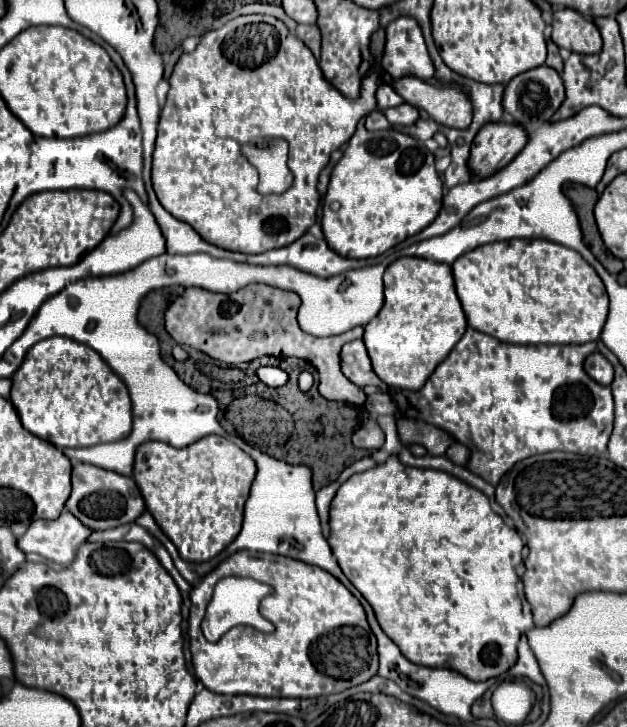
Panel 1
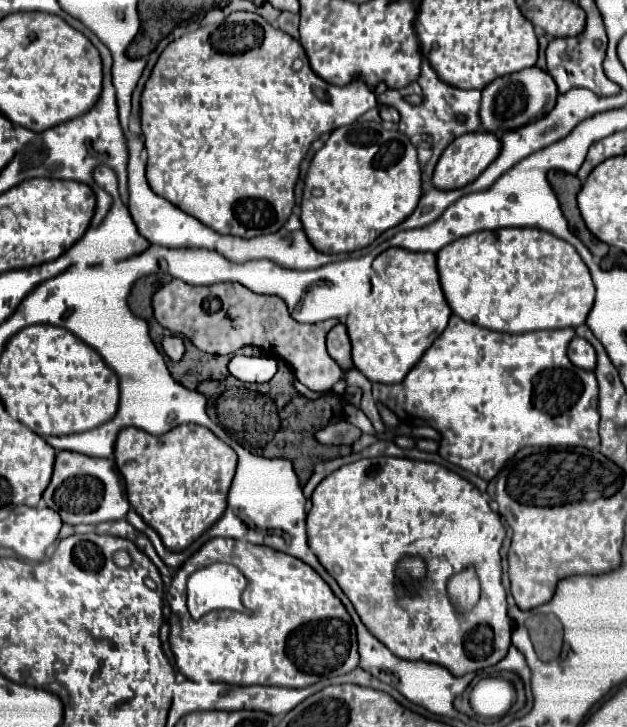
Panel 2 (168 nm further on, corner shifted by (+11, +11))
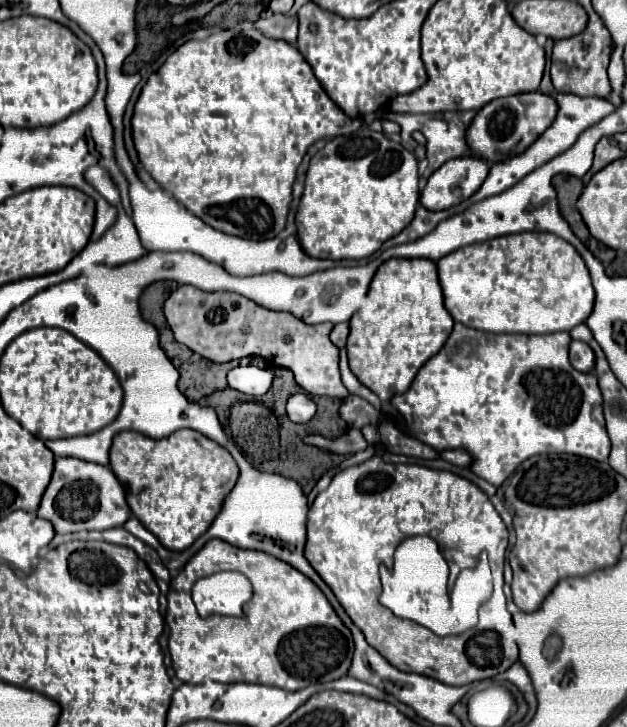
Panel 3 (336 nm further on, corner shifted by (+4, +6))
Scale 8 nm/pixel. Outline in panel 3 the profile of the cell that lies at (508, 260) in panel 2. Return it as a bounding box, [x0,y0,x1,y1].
[437,232,595,334]

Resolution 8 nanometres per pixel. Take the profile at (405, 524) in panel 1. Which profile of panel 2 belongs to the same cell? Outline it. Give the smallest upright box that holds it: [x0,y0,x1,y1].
[308,457,510,675]

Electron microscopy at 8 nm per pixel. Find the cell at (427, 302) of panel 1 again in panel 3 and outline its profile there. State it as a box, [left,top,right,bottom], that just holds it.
[349,258,453,412]

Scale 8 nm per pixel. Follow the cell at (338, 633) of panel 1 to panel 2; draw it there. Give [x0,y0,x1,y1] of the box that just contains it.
[168,539,360,687]

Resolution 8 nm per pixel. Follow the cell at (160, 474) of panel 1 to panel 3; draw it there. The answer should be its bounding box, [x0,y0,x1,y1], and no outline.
[109,430,239,550]

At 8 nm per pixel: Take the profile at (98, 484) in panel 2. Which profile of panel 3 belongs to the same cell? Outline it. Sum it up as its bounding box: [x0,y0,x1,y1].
[37,456,131,534]

